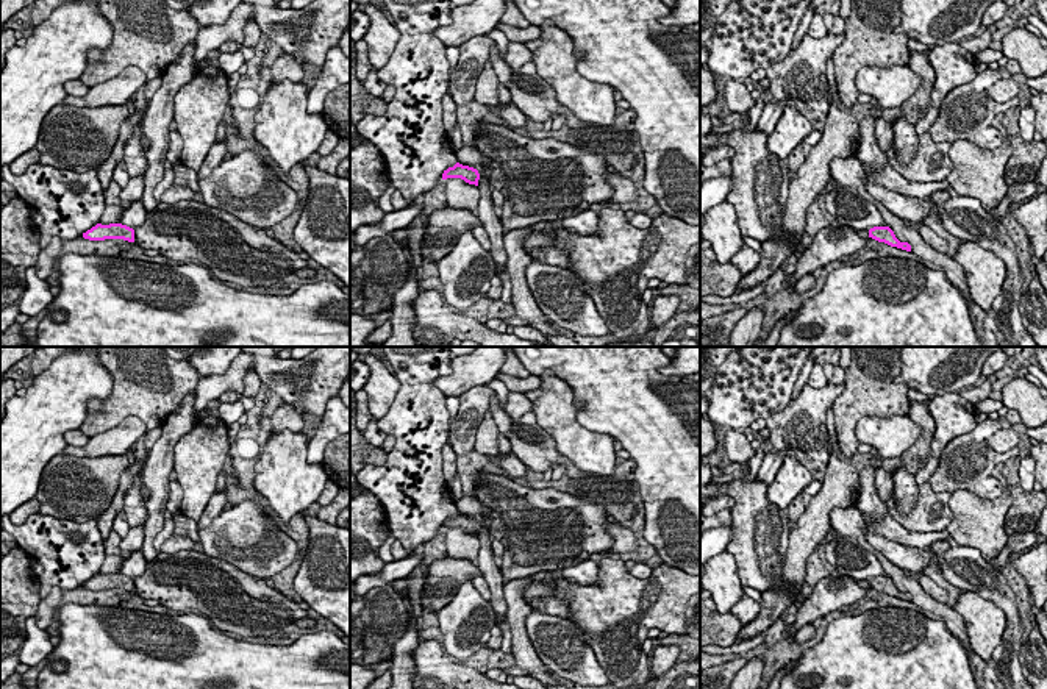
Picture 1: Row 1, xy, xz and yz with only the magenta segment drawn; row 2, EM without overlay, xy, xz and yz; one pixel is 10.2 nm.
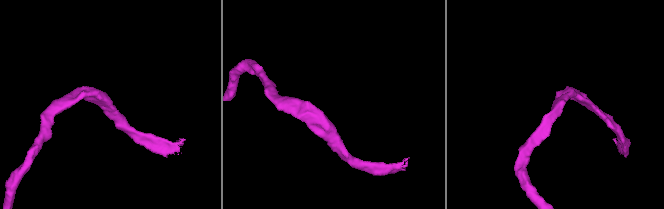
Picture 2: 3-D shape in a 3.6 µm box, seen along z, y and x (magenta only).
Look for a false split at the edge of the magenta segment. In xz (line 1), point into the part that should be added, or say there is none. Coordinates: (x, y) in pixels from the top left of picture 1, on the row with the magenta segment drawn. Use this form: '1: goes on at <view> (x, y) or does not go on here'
1: does not go on here

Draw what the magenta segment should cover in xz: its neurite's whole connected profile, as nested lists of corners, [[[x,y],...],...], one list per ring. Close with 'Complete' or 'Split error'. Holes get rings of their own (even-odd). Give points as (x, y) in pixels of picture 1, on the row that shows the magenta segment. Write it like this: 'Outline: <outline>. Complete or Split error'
Outline: [[[456,162],[453,167],[448,167],[447,170],[444,170],[442,180],[447,180],[447,178],[461,178],[469,184],[478,186],[480,173],[473,167]]]. Complete

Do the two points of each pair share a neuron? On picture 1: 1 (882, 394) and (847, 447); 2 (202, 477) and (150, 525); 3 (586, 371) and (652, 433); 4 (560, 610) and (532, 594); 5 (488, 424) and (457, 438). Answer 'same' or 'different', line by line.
1: same
2: different
3: same
4: same
5: different

